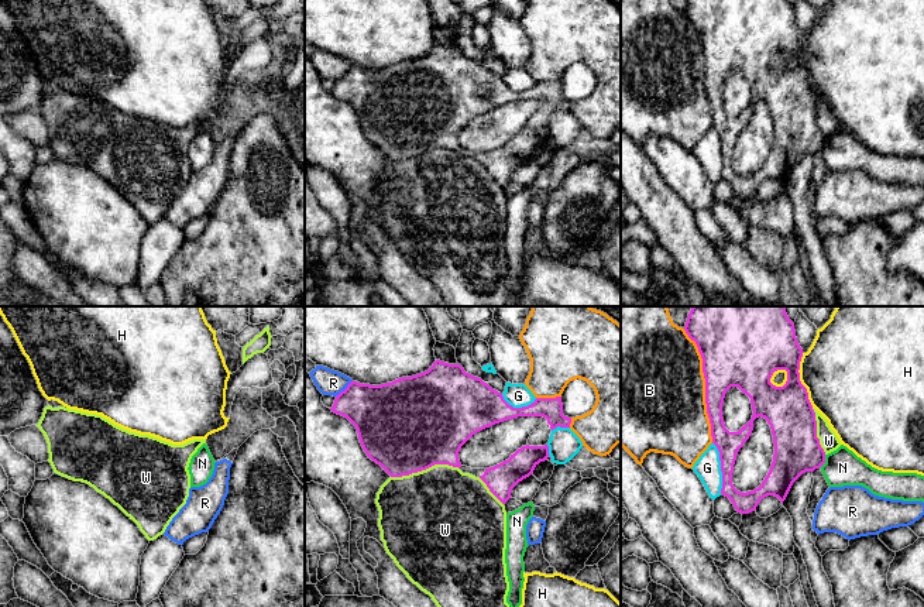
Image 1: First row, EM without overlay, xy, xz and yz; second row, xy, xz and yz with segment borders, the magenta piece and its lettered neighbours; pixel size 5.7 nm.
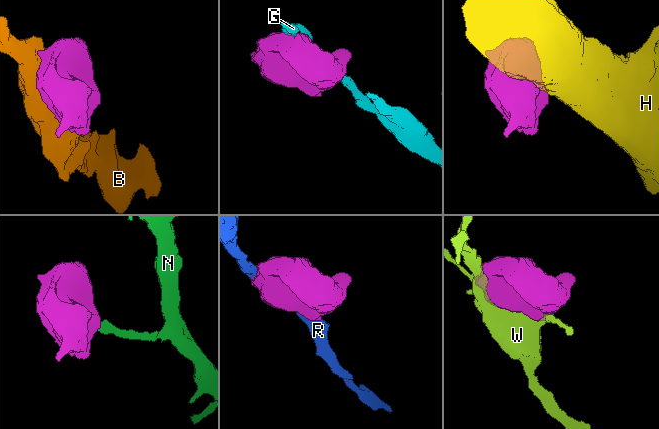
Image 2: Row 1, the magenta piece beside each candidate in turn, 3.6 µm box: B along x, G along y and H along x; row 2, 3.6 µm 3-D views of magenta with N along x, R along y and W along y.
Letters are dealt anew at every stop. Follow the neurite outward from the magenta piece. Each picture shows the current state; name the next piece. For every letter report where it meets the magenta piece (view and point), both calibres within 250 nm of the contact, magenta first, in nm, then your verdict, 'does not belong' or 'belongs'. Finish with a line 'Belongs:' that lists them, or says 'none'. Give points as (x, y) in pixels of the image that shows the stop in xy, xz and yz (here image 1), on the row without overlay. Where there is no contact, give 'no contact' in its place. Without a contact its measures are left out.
B: contact yz (706, 69); calibres 380 and 500 nm; does not belong
G: contact yz (721, 151); calibres 140 and 150 nm; does not belong
H: contact yz (799, 64); calibres 280 and 440 nm; does not belong
N: contact yz (824, 146); calibres 260 and 200 nm; does not belong
R: contact xz (344, 74); calibres 340 and 140 nm; does not belong
W: contact xz (425, 153); calibres 500 and 500 nm; does not belong
Belongs: none

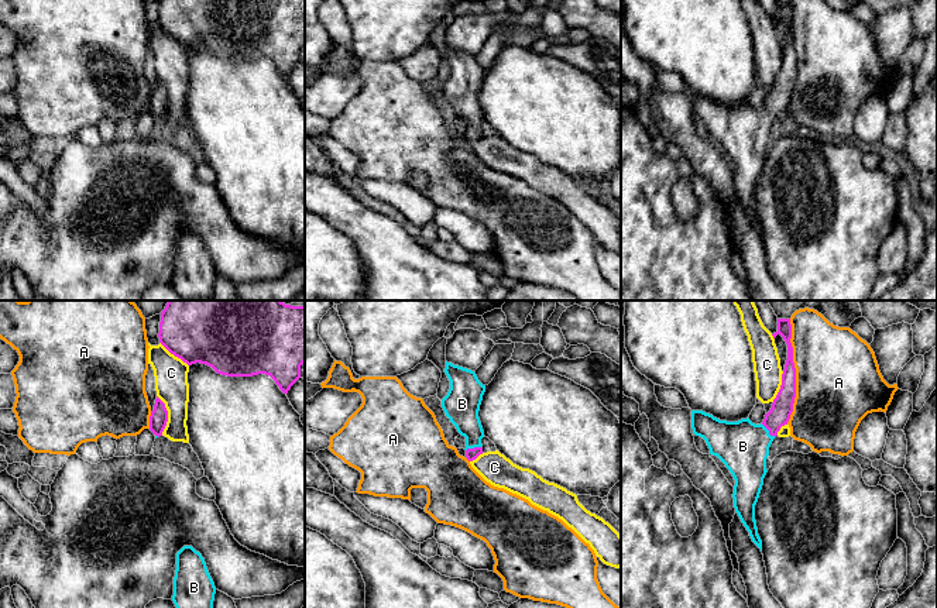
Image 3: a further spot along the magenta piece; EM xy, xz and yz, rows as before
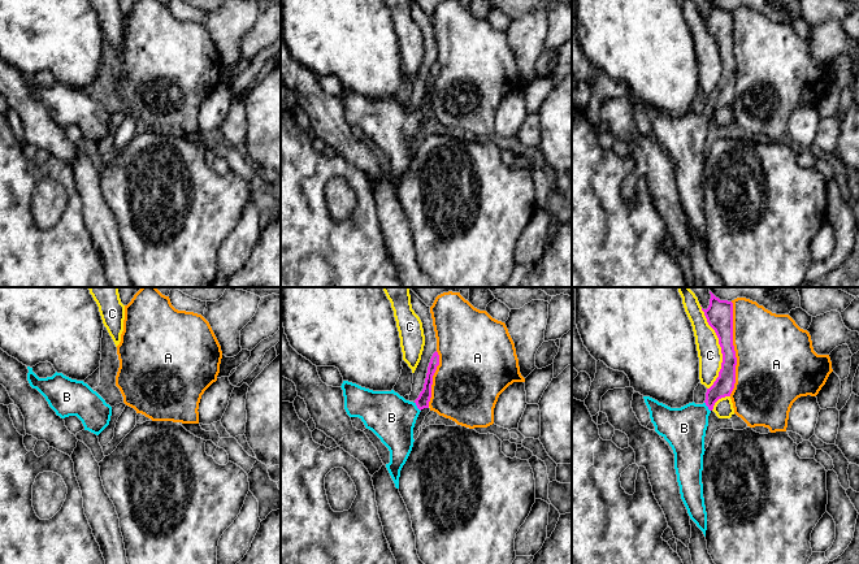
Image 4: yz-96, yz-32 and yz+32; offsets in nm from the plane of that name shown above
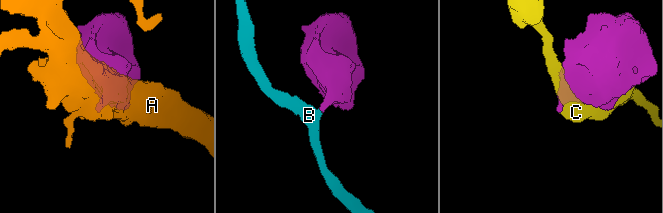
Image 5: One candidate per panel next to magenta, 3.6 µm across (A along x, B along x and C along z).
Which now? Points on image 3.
A: contact yz (795, 55); calibres 120 and 480 nm; does not belong
B: contact yz (769, 116); calibres 120 and 300 nm; belongs
C: contact xy (167, 99); calibres 100 and 190 nm; does not belong
Belongs: B

